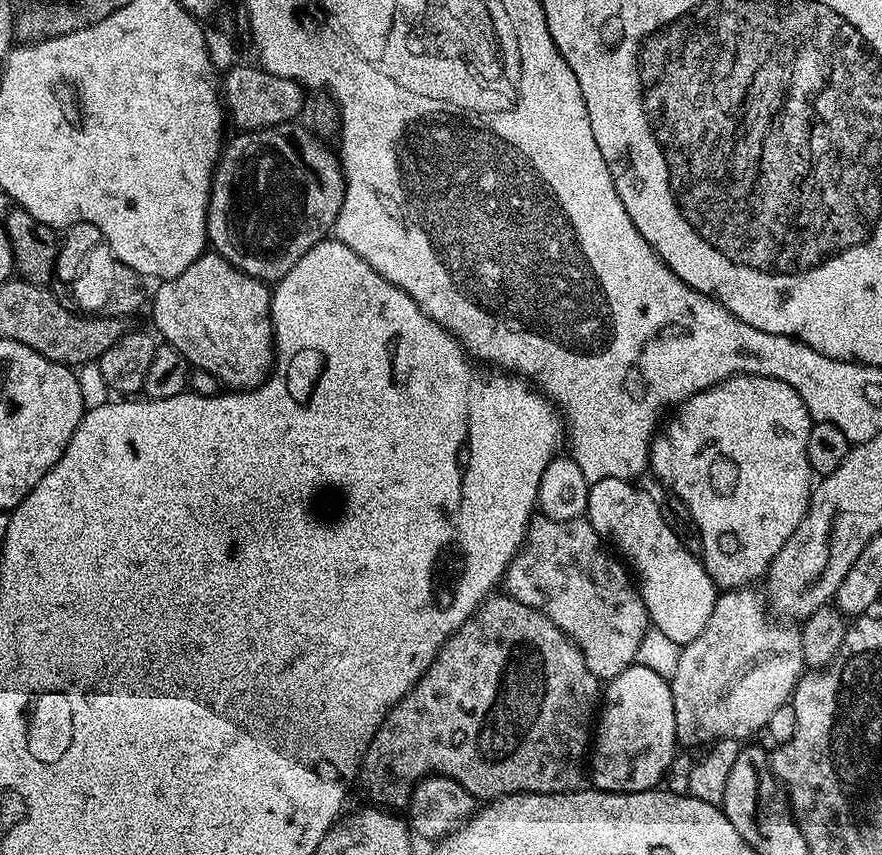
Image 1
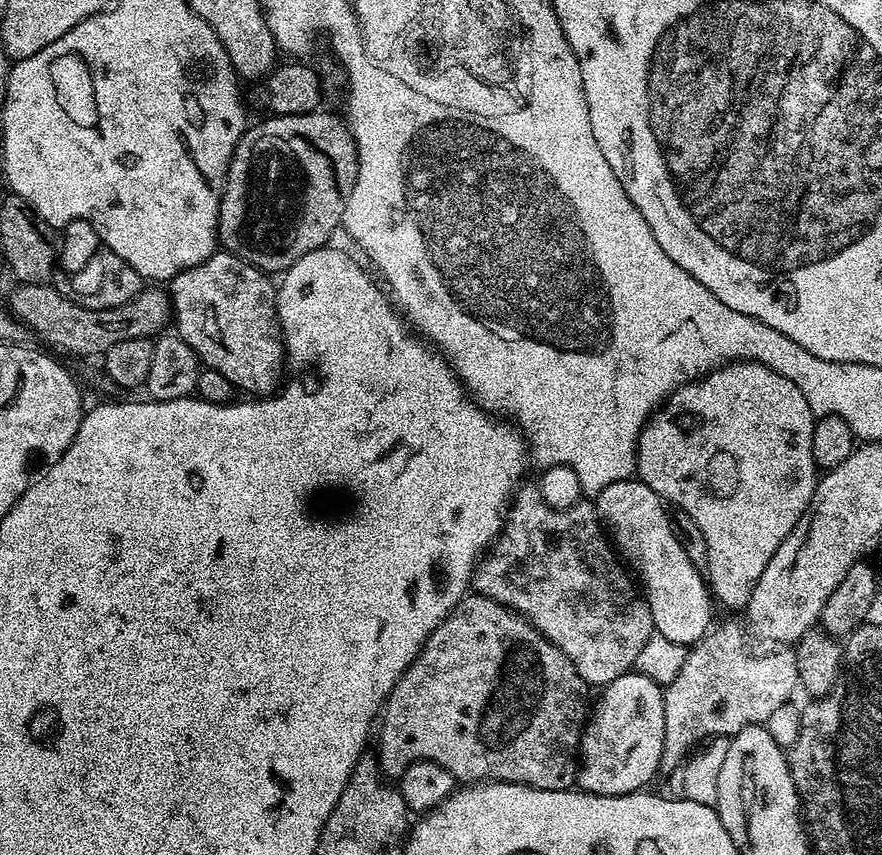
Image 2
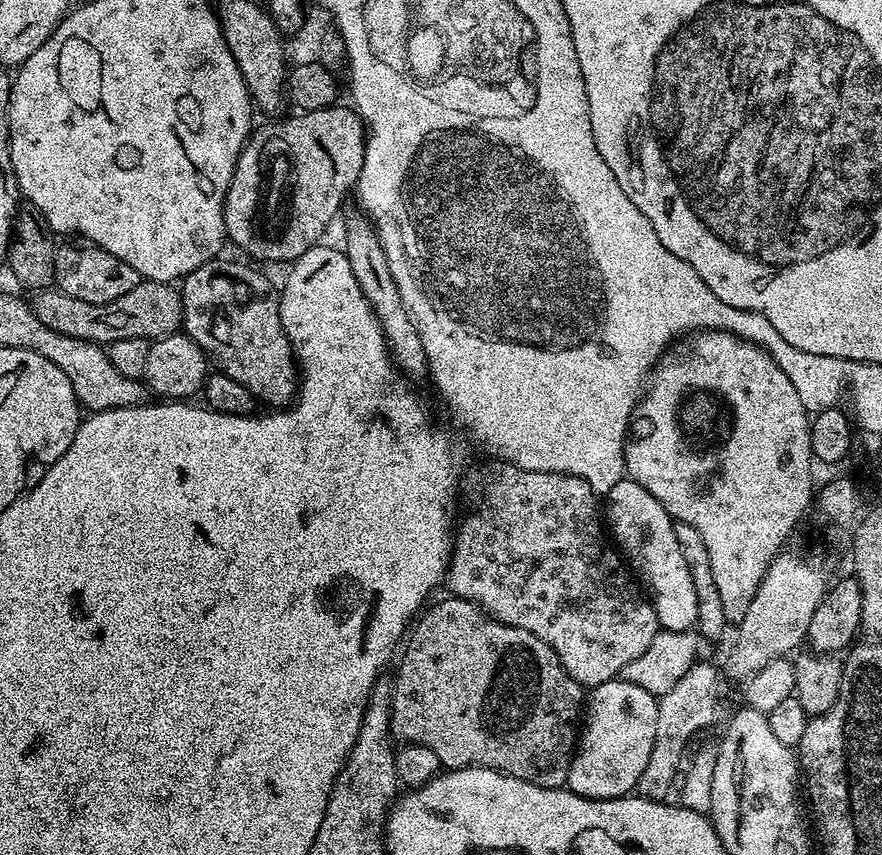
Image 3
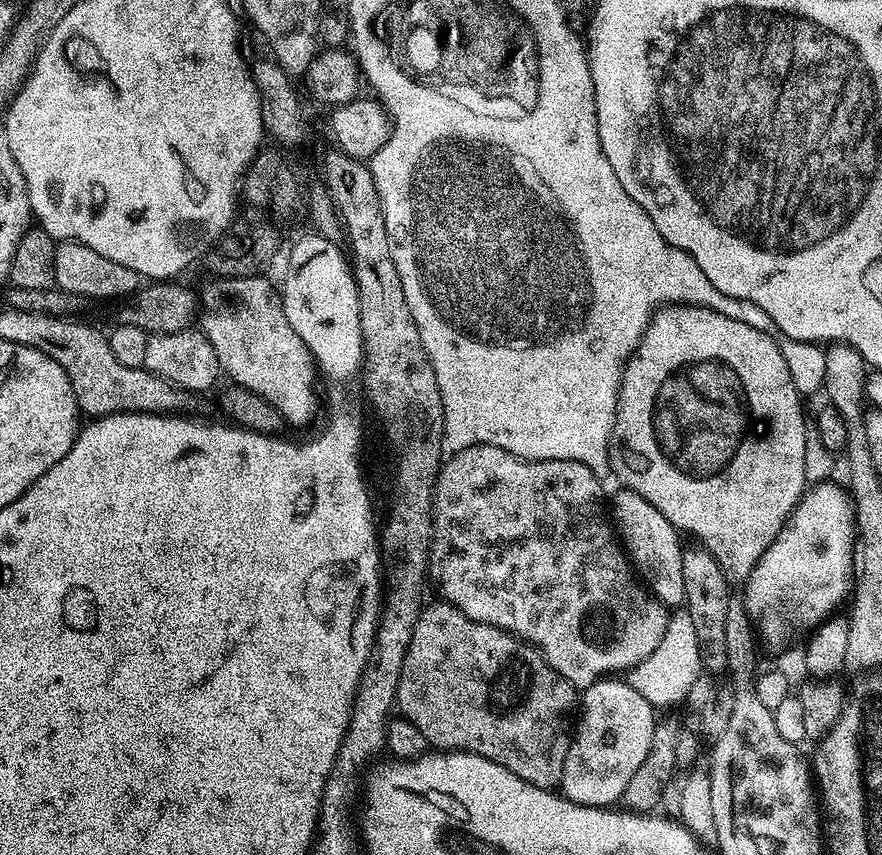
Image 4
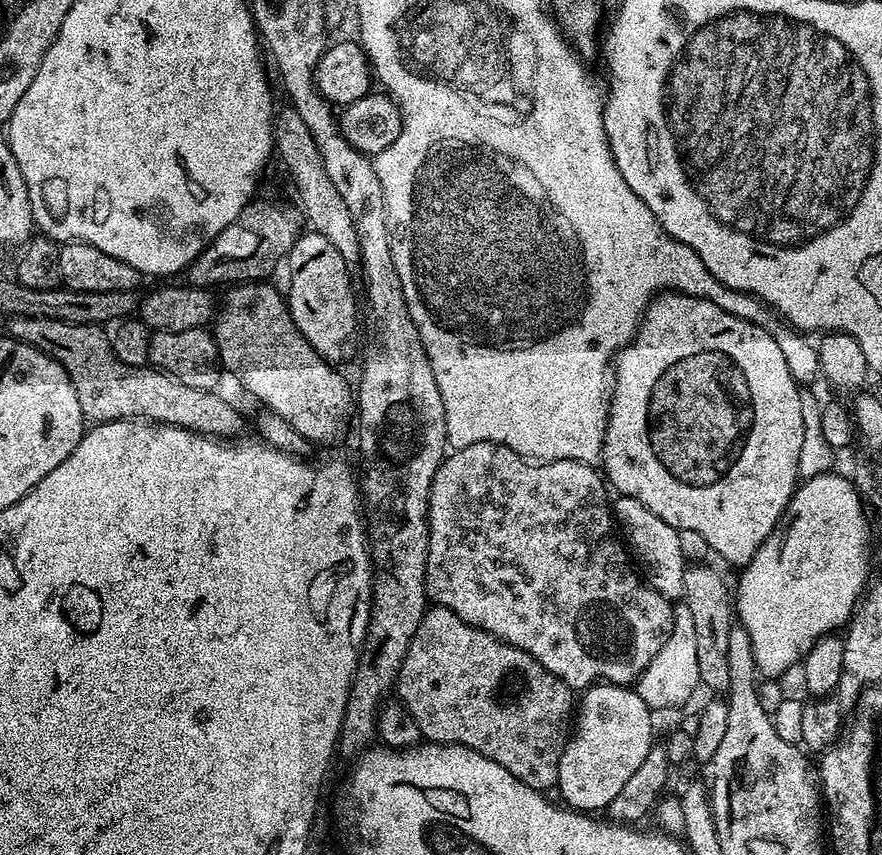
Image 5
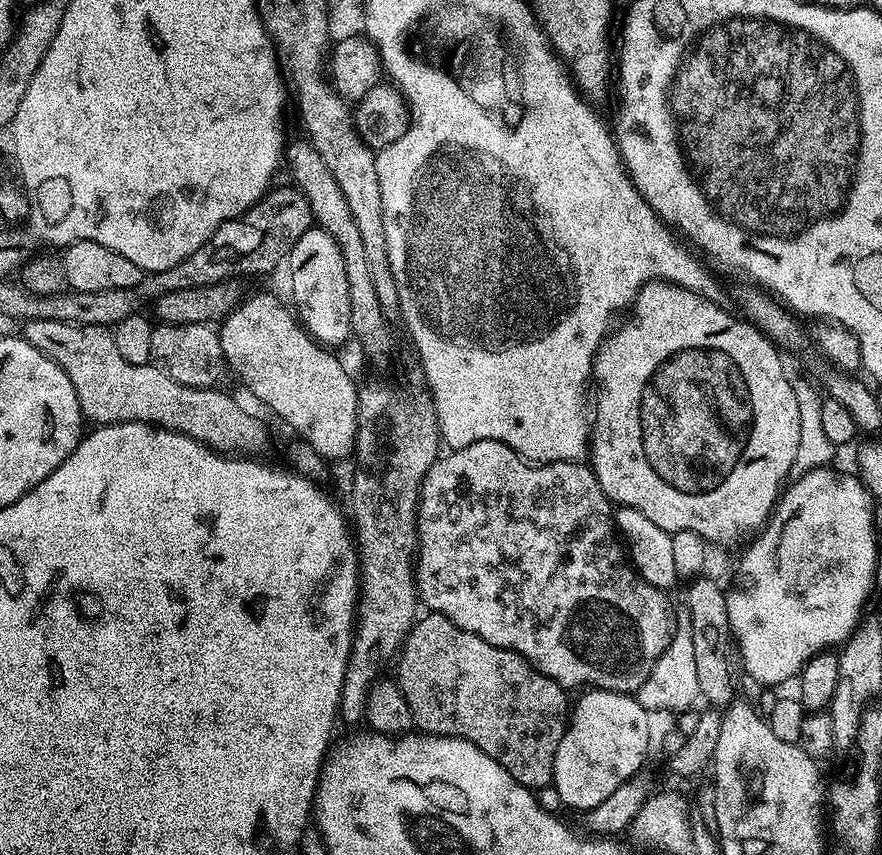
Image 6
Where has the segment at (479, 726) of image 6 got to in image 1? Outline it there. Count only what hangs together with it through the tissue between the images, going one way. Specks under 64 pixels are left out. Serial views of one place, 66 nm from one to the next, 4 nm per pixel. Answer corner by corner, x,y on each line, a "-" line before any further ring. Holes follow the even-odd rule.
493,594
480,605
480,608
470,619
468,619
463,626
455,632
450,639
440,648
439,652
436,653
434,662
426,670
426,674
422,677
418,683
408,691
408,693
399,700
399,702
391,708
386,714
386,718
382,722
382,726
378,726
378,730
374,734
374,738
370,742
370,746
366,750
364,755
364,761
360,764
360,770
358,773
358,784
359,787
364,787
364,792
369,796
371,803
376,806
383,806
389,810
404,810
409,807
409,800
412,792
415,790
415,786
421,779
426,776
448,776
452,780
457,780
462,787
467,790
472,796
479,798
484,802
491,802
501,796
518,796
526,792
537,792
538,794
558,794
559,792
575,792
581,787
580,784
585,783
586,780
586,757
590,752
590,741
594,736
594,721
598,716
598,705
602,700
602,681
597,676
590,674
590,666
586,666
586,658
582,654
582,650
578,650
578,646
566,635
562,630
558,630
558,626
554,626
554,622
550,622
550,618
545,612
539,612
534,610
530,606
526,606
522,602
518,602
514,598
510,598
507,594

